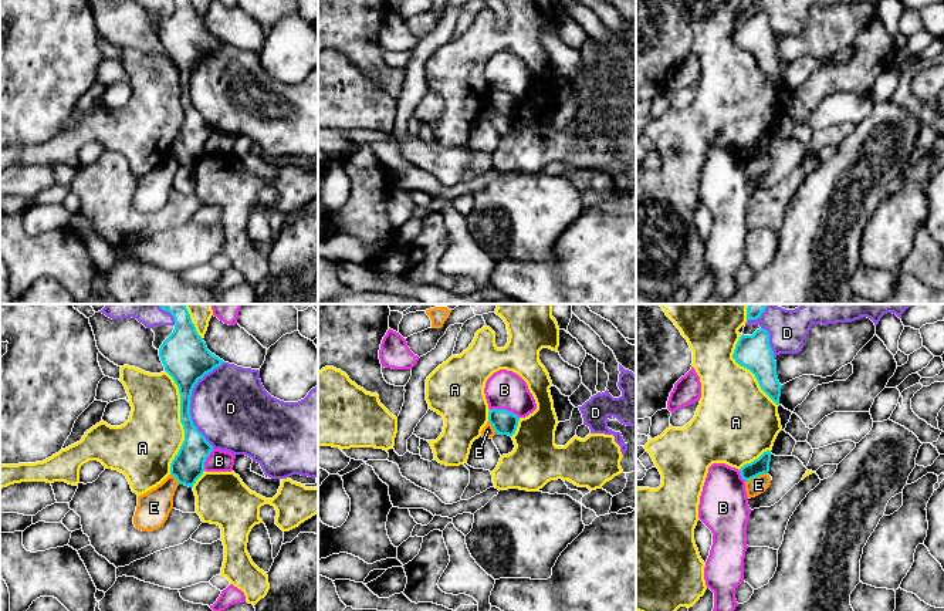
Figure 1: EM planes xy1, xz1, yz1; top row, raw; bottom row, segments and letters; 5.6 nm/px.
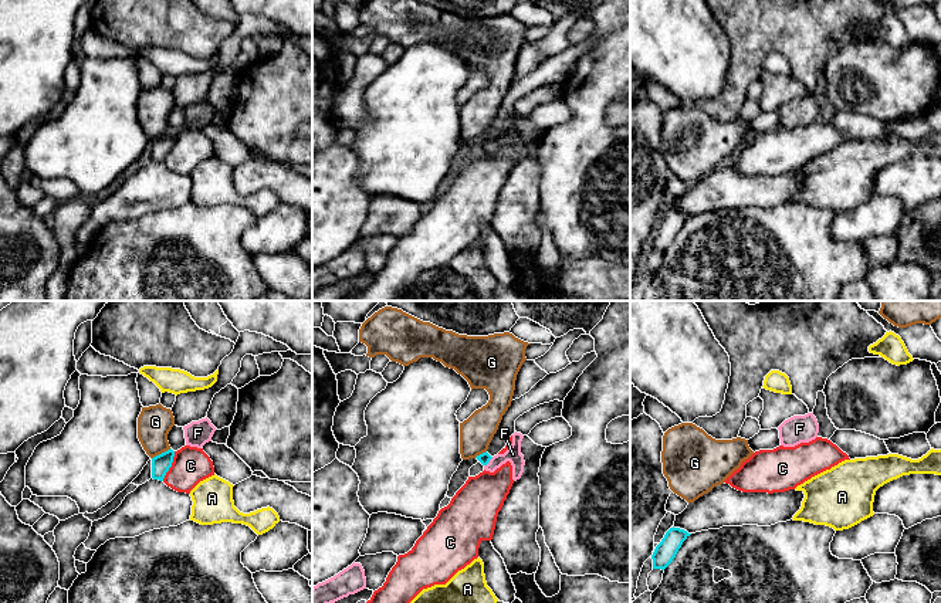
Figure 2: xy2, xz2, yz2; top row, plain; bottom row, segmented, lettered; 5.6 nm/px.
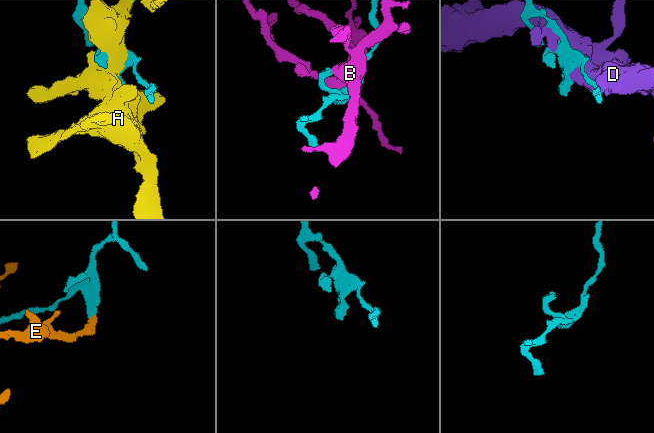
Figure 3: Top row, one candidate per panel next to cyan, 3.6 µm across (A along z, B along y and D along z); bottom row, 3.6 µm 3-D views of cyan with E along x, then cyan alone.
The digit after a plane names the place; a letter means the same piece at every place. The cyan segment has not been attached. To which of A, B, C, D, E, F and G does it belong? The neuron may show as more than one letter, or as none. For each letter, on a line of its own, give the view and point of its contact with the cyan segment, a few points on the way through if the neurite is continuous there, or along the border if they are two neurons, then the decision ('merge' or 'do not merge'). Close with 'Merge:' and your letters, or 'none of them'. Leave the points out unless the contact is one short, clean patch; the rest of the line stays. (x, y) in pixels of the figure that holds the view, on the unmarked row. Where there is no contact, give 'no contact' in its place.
A: xy1 (180, 103) | do not merge
B: xz1 (504, 91) | do not merge
C: xy2 (171, 148) | along xy2 (175, 134), (172, 148), (162, 162) | do not merge
D: xy1 (189, 84) | do not merge
E: yz1 (755, 158) | along yz1 (767, 154), (745, 164) | do not merge
F: xz2 (488, 144) | across xz2 (484, 141), (488, 144), (497, 144), (513, 136) | merge
G: xy2 (162, 135) | do not merge
Merge: F

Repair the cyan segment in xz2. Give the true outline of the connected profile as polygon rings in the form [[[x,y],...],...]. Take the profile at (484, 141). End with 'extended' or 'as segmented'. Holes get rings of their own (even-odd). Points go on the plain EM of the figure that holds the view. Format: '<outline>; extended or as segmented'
[[[521,115],[512,116],[512,126],[504,136],[497,136],[491,139],[487,133],[477,138],[475,140],[484,148],[485,153],[494,155],[507,143],[512,148],[512,162],[517,163],[524,155],[524,138],[521,136],[521,123],[524,118]]]; extended

